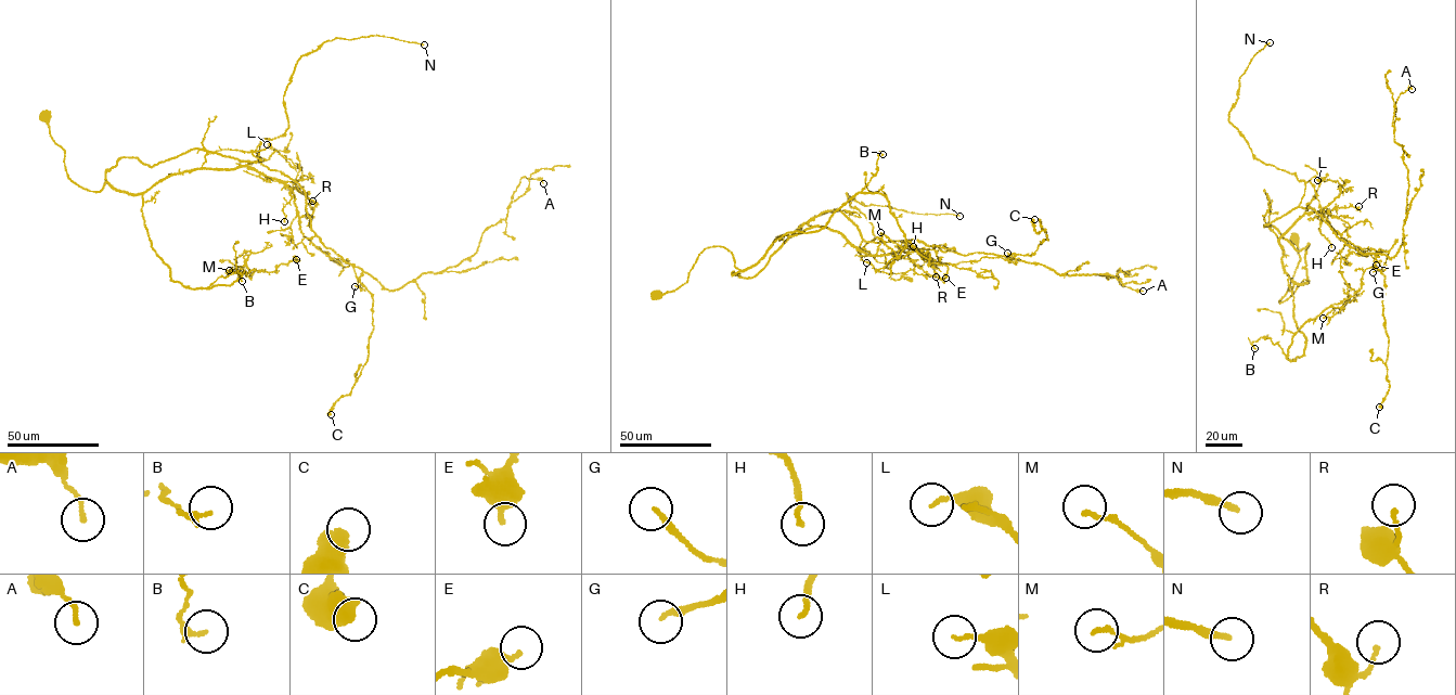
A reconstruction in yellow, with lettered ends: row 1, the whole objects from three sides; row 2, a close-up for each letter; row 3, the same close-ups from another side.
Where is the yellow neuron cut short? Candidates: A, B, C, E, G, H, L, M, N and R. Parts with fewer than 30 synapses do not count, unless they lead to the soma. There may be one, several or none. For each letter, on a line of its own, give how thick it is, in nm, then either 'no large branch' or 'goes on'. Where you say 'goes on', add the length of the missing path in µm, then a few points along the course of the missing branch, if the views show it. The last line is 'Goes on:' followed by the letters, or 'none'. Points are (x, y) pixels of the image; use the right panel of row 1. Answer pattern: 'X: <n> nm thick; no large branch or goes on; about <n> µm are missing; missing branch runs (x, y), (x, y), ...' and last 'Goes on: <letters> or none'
A: 160 nm thick; no large branch
B: 220 nm thick; no large branch
C: 600 nm thick; no large branch
E: 380 nm thick; no large branch
G: 190 nm thick; no large branch
H: 170 nm thick; no large branch
L: 140 nm thick; no large branch
M: 140 nm thick; no large branch
N: 200 nm thick; goes on; about 130 µm are missing; missing branch runs (1270, 42), (1280, 38), (1298, 8), (1316, 0), (1321, 11), (1332, 12), (1353, 33), (1351, 41)
R: 130 nm thick; no large branch
Goes on: N

